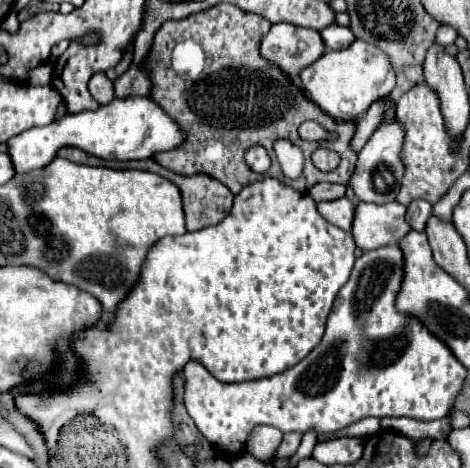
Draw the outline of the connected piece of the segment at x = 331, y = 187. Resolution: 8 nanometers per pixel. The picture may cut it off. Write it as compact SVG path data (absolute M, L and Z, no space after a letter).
M317 183L309 195L315 201L333 201L333 199L341 199L345 195L345 185L337 185L337 183Z

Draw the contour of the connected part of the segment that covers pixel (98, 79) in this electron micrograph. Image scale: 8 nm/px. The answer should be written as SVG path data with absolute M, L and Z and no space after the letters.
M105 73L93 75L88 83L88 89L91 95L100 105L105 105L105 103L111 101L111 95L109 95L111 89L109 89L109 87L113 87L113 85L111 85L111 81L105 77Z

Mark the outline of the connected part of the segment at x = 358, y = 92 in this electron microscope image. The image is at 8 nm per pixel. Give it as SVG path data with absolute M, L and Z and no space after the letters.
M357 39L341 51L325 51L315 63L299 73L301 85L309 99L339 121L357 121L375 101L387 97L395 87L395 69L387 53L375 45Z

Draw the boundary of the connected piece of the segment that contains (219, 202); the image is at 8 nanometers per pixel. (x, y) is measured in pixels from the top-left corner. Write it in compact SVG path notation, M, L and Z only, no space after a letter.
M147 159L147 161L133 161L135 169L145 169L145 171L153 171L169 181L173 181L179 189L181 189L181 195L183 195L183 209L185 209L185 217L187 217L187 229L189 231L199 231L199 229L205 229L207 225L217 225L229 211L231 211L231 205L233 205L233 193L217 179L209 177L209 175L191 175L191 177L183 177L183 175L177 175L165 167L161 167L157 161L153 159Z

